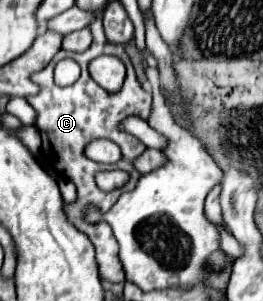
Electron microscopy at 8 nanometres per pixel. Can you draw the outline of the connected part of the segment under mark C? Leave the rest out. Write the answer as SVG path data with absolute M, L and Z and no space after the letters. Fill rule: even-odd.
M98 16L98 18L92 22L90 30L92 30L94 40L92 40L92 46L90 46L84 54L60 50L60 52L54 56L54 60L52 60L44 70L40 70L40 72L36 72L36 74L32 76L32 80L40 86L40 92L38 92L36 96L30 96L28 102L30 102L30 106L38 112L36 128L38 128L40 136L42 136L42 156L44 156L44 160L46 160L50 166L54 166L54 170L62 172L64 178L72 180L72 182L76 184L76 188L78 188L78 200L76 200L74 204L70 204L70 206L64 206L64 212L66 212L68 220L70 220L80 232L84 232L84 234L92 240L92 244L94 244L94 248L96 248L96 260L98 260L98 266L100 266L100 276L102 276L102 280L108 280L108 282L124 282L124 280L126 280L126 278L124 278L124 270L122 270L122 264L120 264L120 260L118 260L118 242L116 242L116 238L114 238L114 234L112 234L110 224L108 224L106 220L100 220L98 224L90 224L90 222L84 218L84 212L86 212L90 206L94 206L94 208L98 208L102 214L106 214L106 212L112 208L112 204L120 198L122 192L128 192L128 190L132 190L132 188L136 186L140 174L134 170L132 160L138 158L138 156L146 150L146 146L144 146L140 140L136 140L134 136L120 132L120 130L118 130L118 124L120 124L126 116L130 116L130 114L136 114L136 116L148 120L148 116L150 116L150 104L152 104L152 94L146 92L146 90L138 84L136 74L134 74L134 68L132 68L130 58L128 58L128 54L124 52L124 48L122 48L122 46L116 46L116 44L110 44L110 42L106 40L104 30L102 30L102 16ZM102 54L118 56L118 58L124 62L124 66L126 66L126 80L124 80L122 88L120 88L116 94L110 94L110 92L106 92L104 88L100 88L100 86L90 78L90 74L88 74L88 62L90 62L92 58L96 58L96 56L102 56ZM62 58L72 58L72 60L76 60L76 62L80 64L80 68L82 68L80 78L78 78L72 86L66 86L66 88L60 88L60 86L54 84L54 66L56 66L56 62L60 62ZM98 138L112 140L112 142L116 142L116 144L120 146L120 150L122 150L122 160L120 160L118 164L98 164L98 162L86 158L84 148L86 148L92 140L98 140ZM100 170L124 170L124 172L130 174L130 180L128 180L122 188L116 188L116 190L110 190L110 192L102 192L102 190L96 186L96 182L94 182L94 174L100 172Z

